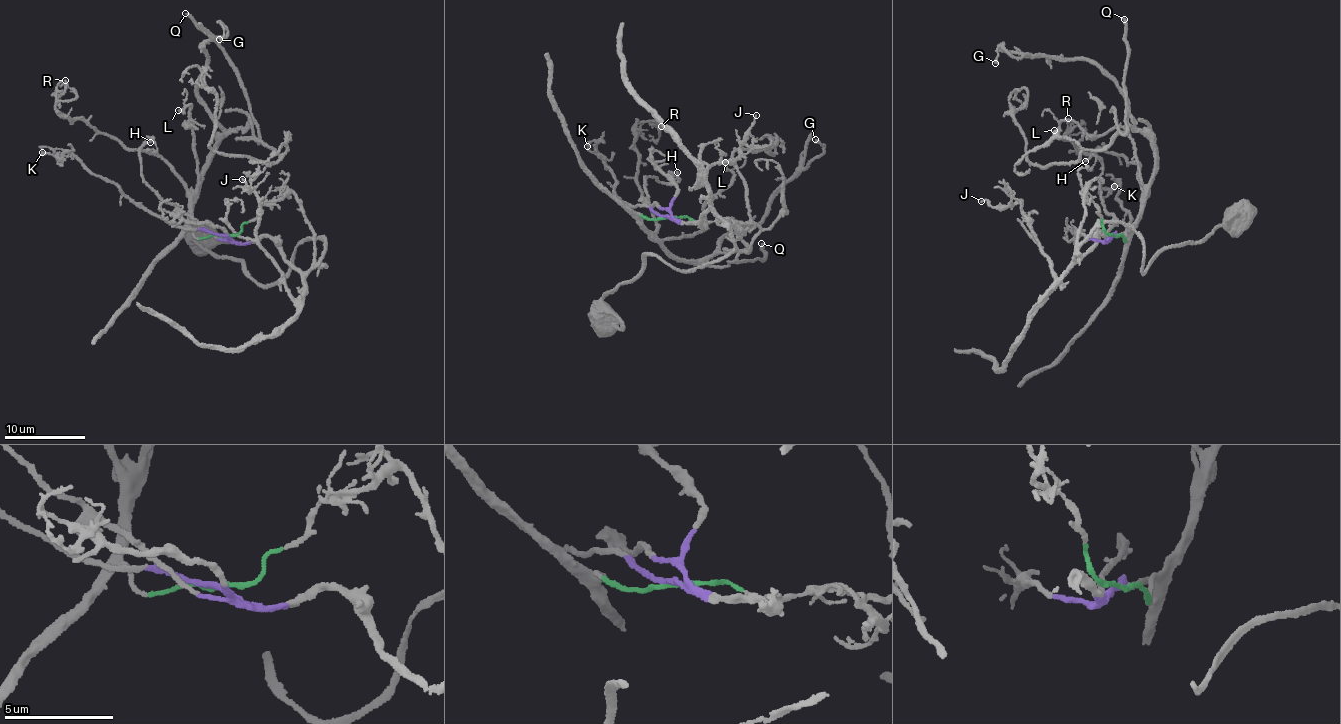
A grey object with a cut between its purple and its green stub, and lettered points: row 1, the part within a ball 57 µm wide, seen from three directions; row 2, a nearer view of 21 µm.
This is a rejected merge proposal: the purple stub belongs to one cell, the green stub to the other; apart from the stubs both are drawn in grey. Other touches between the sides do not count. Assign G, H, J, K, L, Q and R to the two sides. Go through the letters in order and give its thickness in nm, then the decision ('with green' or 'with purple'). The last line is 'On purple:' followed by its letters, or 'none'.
G: 170 nm thick; with green
H: 160 nm thick; with purple
J: 120 nm thick; with purple
K: 200 nm thick; with purple
L: 220 nm thick; with green
Q: 240 nm thick; with green
R: 170 nm thick; with green
On purple: H, J, K

